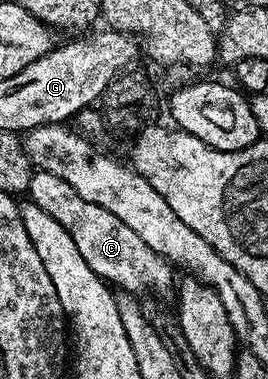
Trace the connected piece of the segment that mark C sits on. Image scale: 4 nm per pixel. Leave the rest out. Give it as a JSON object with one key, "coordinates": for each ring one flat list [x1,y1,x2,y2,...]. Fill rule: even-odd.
{"coordinates":[[37,170,29,181,27,194,31,202,37,203,74,239,78,253,82,253,86,265,94,269,105,283,115,285,125,292,132,293,135,287,153,287,156,291,164,291,172,283,174,267,129,229,123,221,118,221,114,213,106,213,102,205,94,205,90,201,82,201,78,193,52,173]]}

